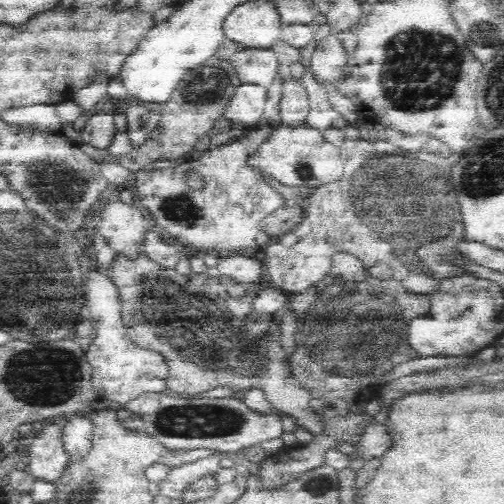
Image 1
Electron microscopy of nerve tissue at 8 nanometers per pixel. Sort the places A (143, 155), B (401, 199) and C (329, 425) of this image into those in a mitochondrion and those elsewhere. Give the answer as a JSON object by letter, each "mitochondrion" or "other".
{"A":"other","B":"mitochondrion","C":"other"}

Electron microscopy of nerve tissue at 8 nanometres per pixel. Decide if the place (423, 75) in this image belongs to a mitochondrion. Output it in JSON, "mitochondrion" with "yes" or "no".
{"mitochondrion":"yes"}

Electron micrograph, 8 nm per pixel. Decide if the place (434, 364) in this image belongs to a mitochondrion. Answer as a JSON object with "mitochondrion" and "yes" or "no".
{"mitochondrion":"no"}

